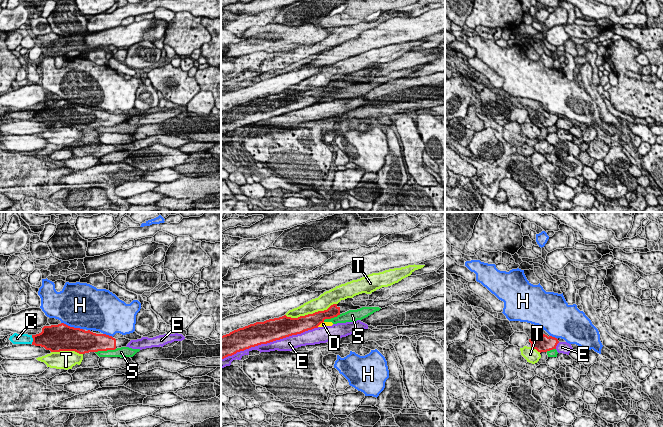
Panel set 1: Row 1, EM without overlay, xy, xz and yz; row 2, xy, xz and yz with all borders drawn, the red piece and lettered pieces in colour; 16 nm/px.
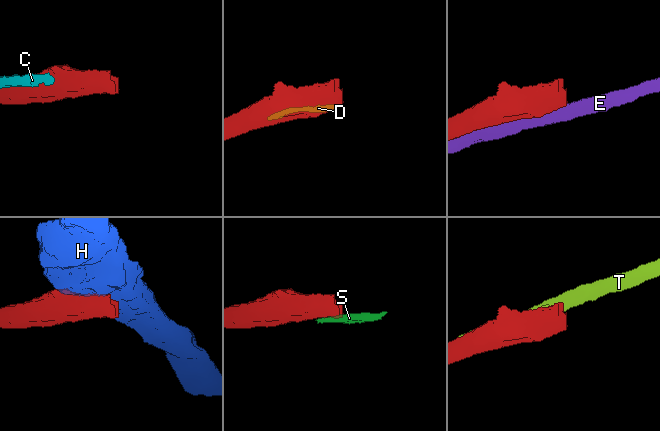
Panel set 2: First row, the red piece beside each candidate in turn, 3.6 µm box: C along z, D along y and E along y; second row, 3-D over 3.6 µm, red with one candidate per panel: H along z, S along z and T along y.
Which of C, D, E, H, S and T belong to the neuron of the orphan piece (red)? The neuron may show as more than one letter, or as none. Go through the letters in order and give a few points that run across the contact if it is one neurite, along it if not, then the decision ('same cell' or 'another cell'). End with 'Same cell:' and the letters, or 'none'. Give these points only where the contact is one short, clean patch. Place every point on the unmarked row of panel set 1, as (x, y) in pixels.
C: another cell
D: another cell
E: another cell
H: another cell
S: line xy (115, 124), (95, 128); another cell
T: another cell
Same cell: none

